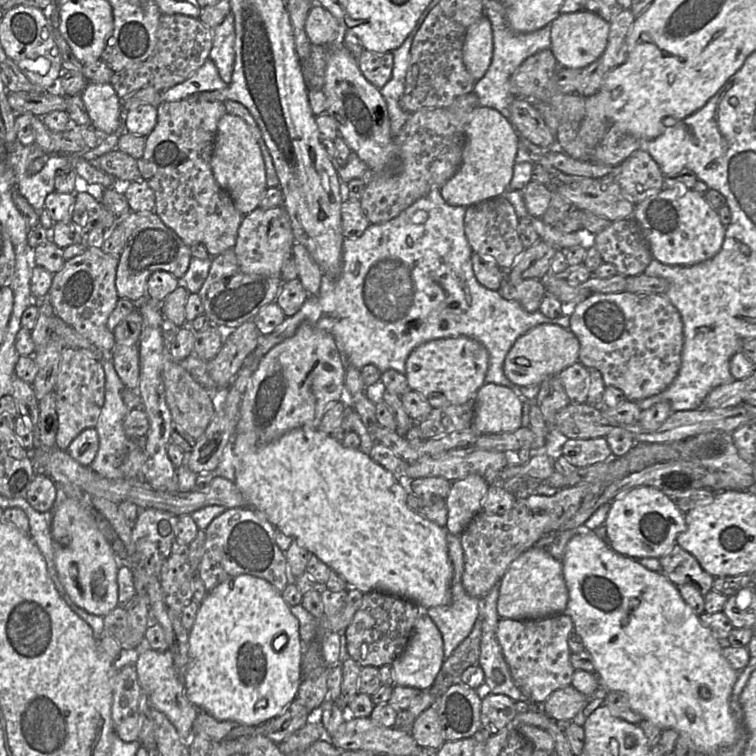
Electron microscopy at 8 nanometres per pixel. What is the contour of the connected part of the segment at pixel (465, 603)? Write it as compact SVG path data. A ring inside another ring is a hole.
M448 534L447 549L453 566L453 578L451 584L452 600L448 605L431 607L424 611L432 619L442 635L445 660L451 656L458 645L470 634L475 621L479 616L480 602L480 599L468 595L462 584L464 555L460 537Z

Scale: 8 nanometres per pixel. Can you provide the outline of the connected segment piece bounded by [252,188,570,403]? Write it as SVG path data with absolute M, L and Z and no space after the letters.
M433 188L426 196L418 199L404 211L402 211L397 217L382 223L382 224L370 224L362 236L357 239L344 238L342 246L342 270L341 274L332 279L326 275L322 275L321 286L317 295L309 296L301 309L293 316L286 317L285 320L277 326L274 331L268 335L259 336L257 346L252 354L255 357L262 358L269 350L271 350L277 344L283 342L287 338L292 337L297 331L298 327L303 322L308 322L312 326L325 331L333 336L336 342L336 346L339 352L344 352L347 362L357 369L361 369L365 365L375 365L380 372L384 372L388 369L394 369L402 374L405 373L405 363L409 354L418 346L426 343L430 340L441 338L452 338L458 336L466 336L473 340L480 342L488 351L489 354L489 366L485 376L484 384L496 384L508 387L512 389L523 403L526 403L527 399L531 402L536 402L538 393L540 391L540 385L531 385L527 387L519 387L513 384L504 374L503 364L505 357L509 350L512 348L518 338L526 334L531 329L543 325L554 324L565 329L570 327L570 314L568 313L557 319L550 319L544 316L540 310L529 313L525 311L519 303L512 302L504 299L498 290L487 289L482 286L476 279L473 272L472 254L473 251L465 235L464 219L466 214L466 208L463 206L451 206L447 204L441 196L439 188Z

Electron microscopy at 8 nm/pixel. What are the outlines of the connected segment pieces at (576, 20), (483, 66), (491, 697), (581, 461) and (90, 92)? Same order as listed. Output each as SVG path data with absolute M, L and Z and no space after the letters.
M589 11L559 14L550 24L550 49L559 68L583 69L595 62L608 44L610 23Z
M482 15L469 26L463 43L463 62L475 81L487 71L493 52L492 28L489 19Z
M488 694L481 699L482 730L487 735L495 735L511 725L517 714L515 701L504 694Z
M568 439L562 448L562 455L577 468L587 467L613 458L605 439Z
M88 82L80 94L91 126L97 132L115 133L122 126L121 99L110 83Z

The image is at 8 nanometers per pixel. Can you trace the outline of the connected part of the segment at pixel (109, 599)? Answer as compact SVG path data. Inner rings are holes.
M60 496L51 514L51 533L55 540L70 535L69 545L54 543L54 562L59 580L72 602L93 615L109 614L118 606L117 573L122 563L89 511L77 500Z

